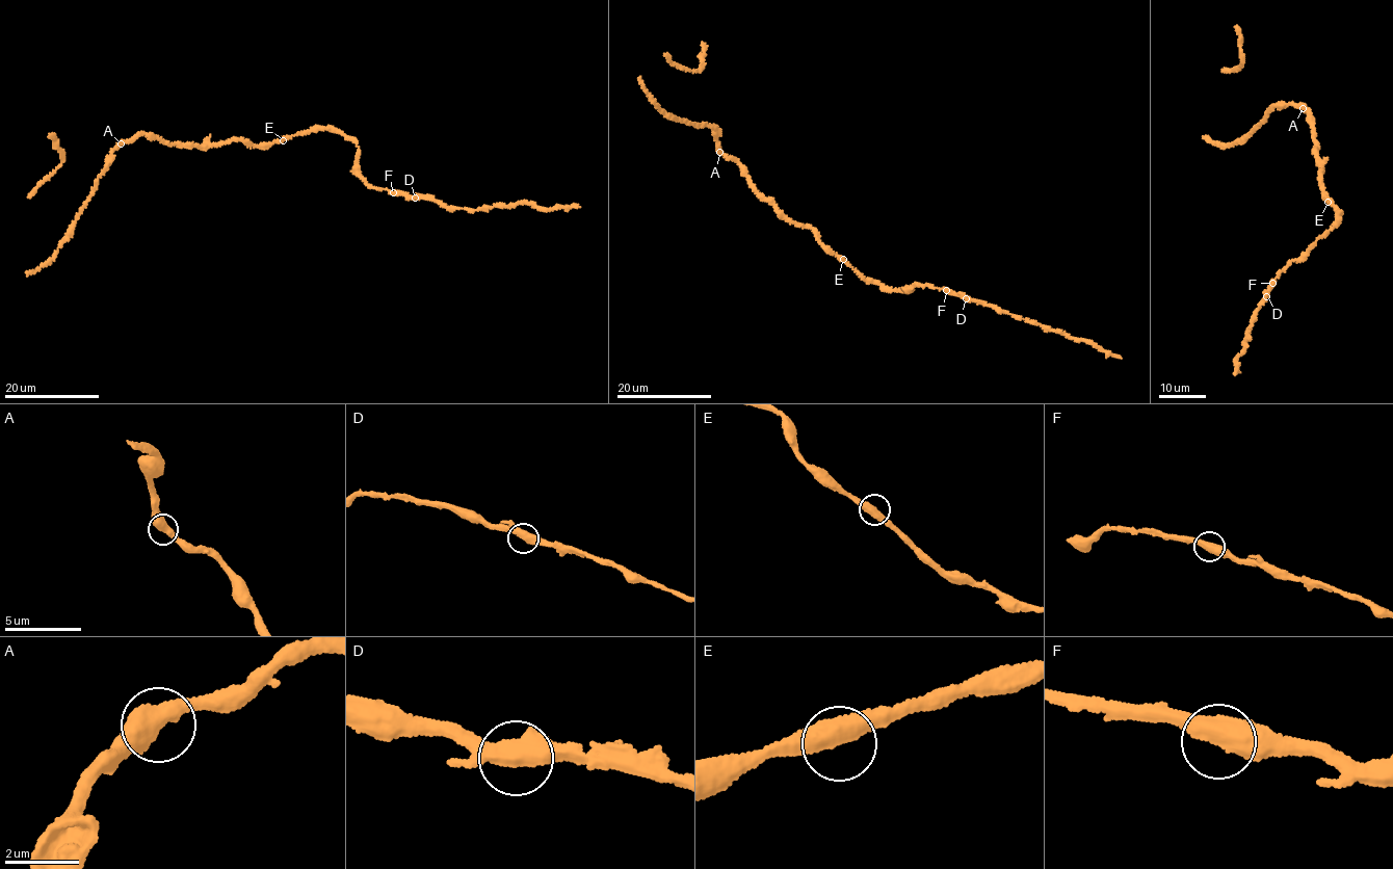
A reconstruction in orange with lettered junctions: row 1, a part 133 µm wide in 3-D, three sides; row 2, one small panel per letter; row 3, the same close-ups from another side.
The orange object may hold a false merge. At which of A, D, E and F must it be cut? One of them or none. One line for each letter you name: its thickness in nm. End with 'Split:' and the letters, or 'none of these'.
Split: none of these

